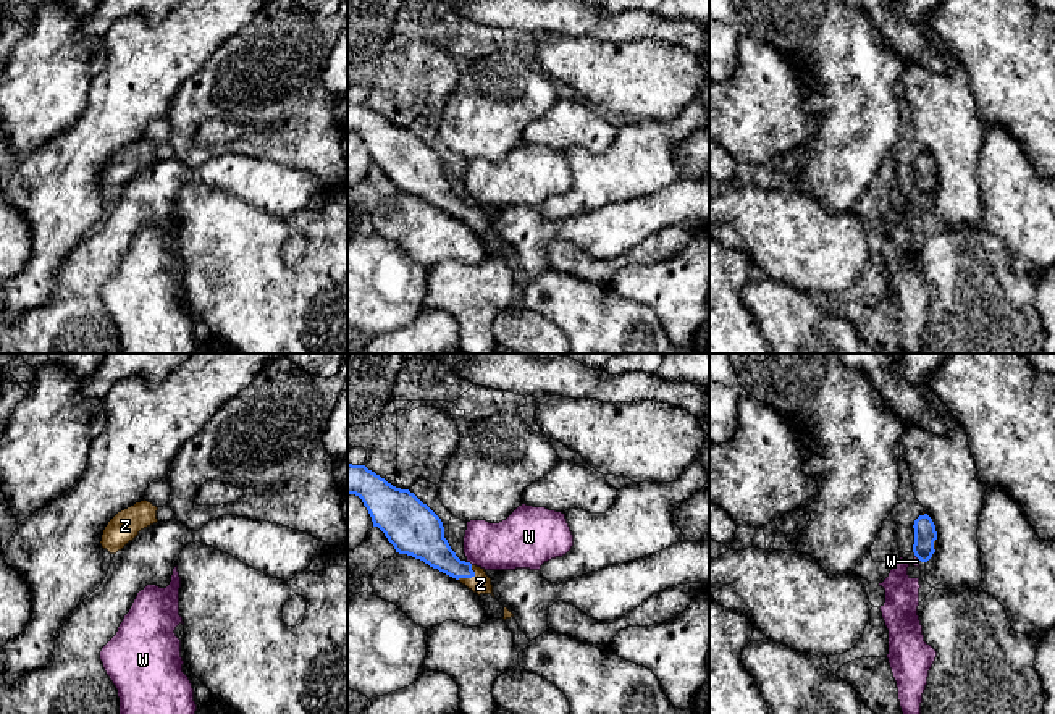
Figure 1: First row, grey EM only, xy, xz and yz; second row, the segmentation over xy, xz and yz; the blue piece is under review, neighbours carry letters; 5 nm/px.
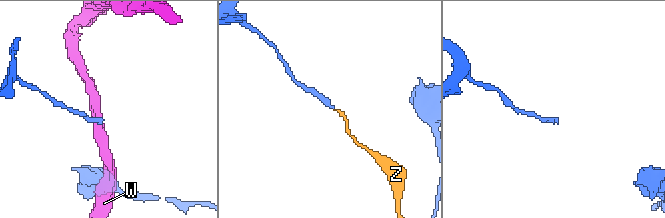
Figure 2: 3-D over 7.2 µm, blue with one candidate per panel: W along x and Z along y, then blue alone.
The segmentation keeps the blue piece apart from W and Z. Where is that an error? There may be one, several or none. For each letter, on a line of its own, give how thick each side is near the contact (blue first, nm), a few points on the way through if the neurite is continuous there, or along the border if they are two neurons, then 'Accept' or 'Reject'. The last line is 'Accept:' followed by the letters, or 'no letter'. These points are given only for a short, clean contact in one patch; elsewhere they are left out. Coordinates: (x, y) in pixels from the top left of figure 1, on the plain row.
W: Thickness 190 nm (blue) against 260 nm. Reject
Z: Thickness 160 nm (blue) against 100 nm. Path across: xz (430, 183), (449, 202), (469, 215), (480, 222). Accept
Accept: Z

